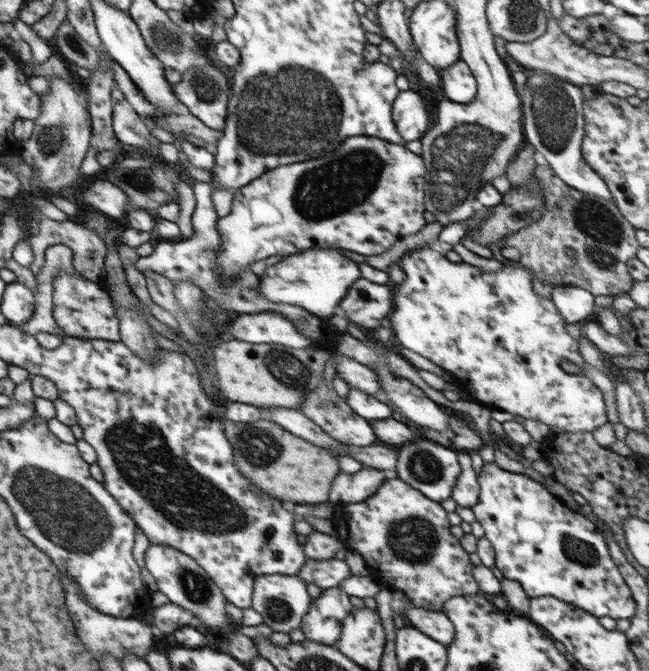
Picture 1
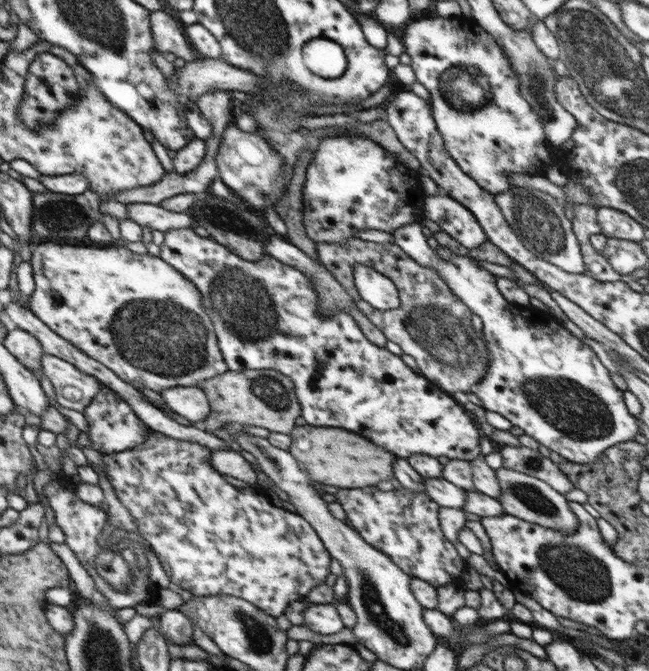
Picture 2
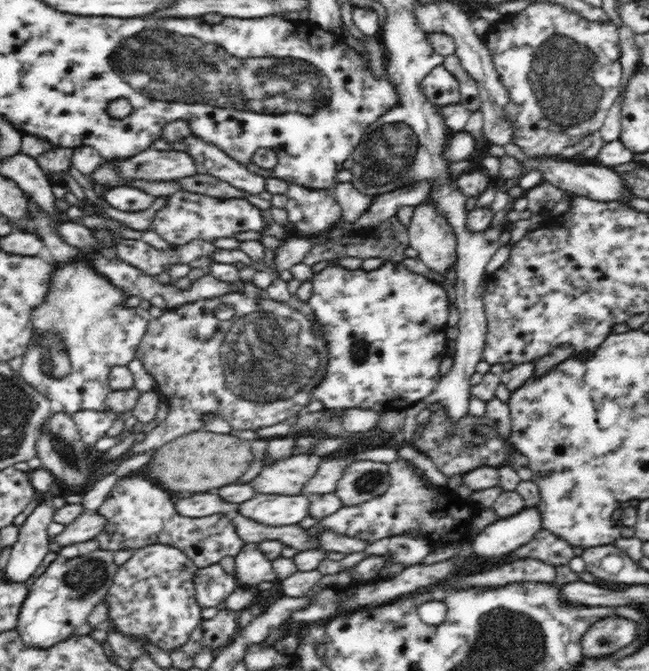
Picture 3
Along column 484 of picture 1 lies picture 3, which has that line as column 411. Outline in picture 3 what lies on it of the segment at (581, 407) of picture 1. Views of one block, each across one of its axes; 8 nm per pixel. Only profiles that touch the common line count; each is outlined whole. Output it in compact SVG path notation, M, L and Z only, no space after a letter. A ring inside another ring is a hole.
M389 260L375 268L374 270L366 271L361 267L355 270L344 269L338 265L330 265L316 273L312 278L312 296L308 300L310 308L314 310L316 325L316 337L322 338L325 341L328 349L328 364L321 378L322 382L313 387L312 400L317 400L322 403L324 409L330 409L330 412L343 409L368 409L374 412L390 412L390 411L406 411L407 408L424 401L440 382L440 362L447 356L447 344L449 339L446 337L446 329L448 324L448 296L446 291L435 282L428 280L425 276L412 272L409 266L402 264L402 262L394 263Z

